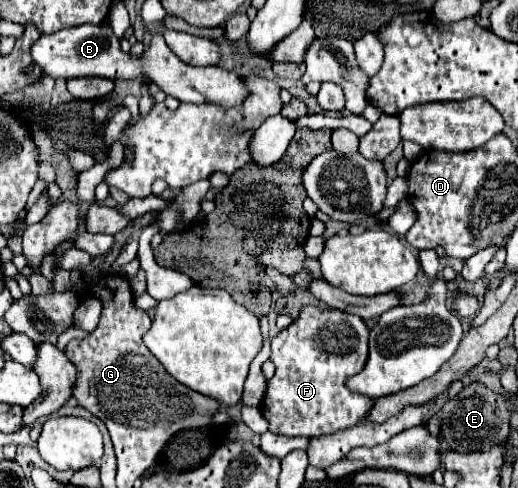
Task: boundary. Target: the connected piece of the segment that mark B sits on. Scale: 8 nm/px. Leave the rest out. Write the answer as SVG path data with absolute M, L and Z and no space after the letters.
M109 23L105 25L79 25L61 29L53 35L41 37L39 43L31 47L33 61L43 67L47 75L73 79L73 77L105 77L105 79L135 79L135 77L147 77L151 79L161 91L167 95L177 97L183 103L217 103L223 107L239 105L247 91L243 87L243 81L237 73L225 71L217 65L213 67L189 67L187 63L181 63L181 59L175 57L173 51L169 51L165 39L161 33L151 35L149 47L141 55L123 53L119 39L115 37Z

